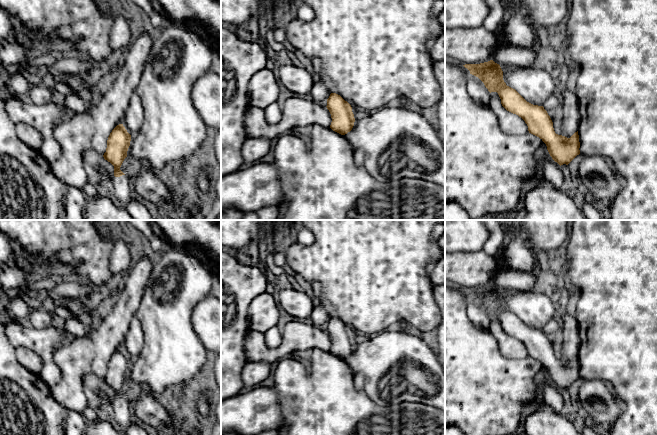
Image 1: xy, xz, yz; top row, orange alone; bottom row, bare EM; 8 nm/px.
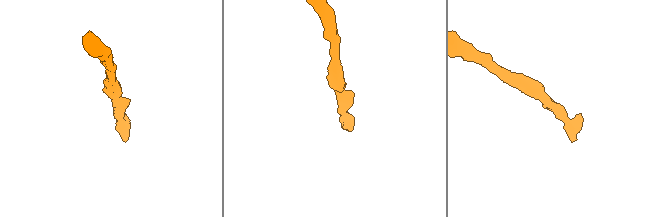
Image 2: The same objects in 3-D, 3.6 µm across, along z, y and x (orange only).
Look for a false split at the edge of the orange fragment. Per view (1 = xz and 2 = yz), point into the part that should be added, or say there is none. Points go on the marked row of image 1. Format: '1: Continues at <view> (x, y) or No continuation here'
1: No continuation here
2: No continuation here

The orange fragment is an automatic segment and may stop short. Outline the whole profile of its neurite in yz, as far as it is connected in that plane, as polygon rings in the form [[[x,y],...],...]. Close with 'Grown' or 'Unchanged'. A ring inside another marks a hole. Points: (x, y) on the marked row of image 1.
[[[490,60],[463,66],[470,71],[470,74],[478,77],[490,93],[498,93],[502,106],[525,121],[529,133],[539,137],[546,144],[550,156],[560,166],[568,165],[580,154],[578,131],[570,138],[556,134],[553,122],[543,106],[527,102],[515,89],[506,85],[499,64]]]. Unchanged

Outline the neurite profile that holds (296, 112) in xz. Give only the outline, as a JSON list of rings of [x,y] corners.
[[[300,97],[289,98],[282,105],[281,120],[276,125],[269,125],[262,108],[249,107],[246,110],[244,125],[247,137],[275,139],[289,133],[295,127],[320,125],[330,127],[331,114],[327,107],[313,100]]]

